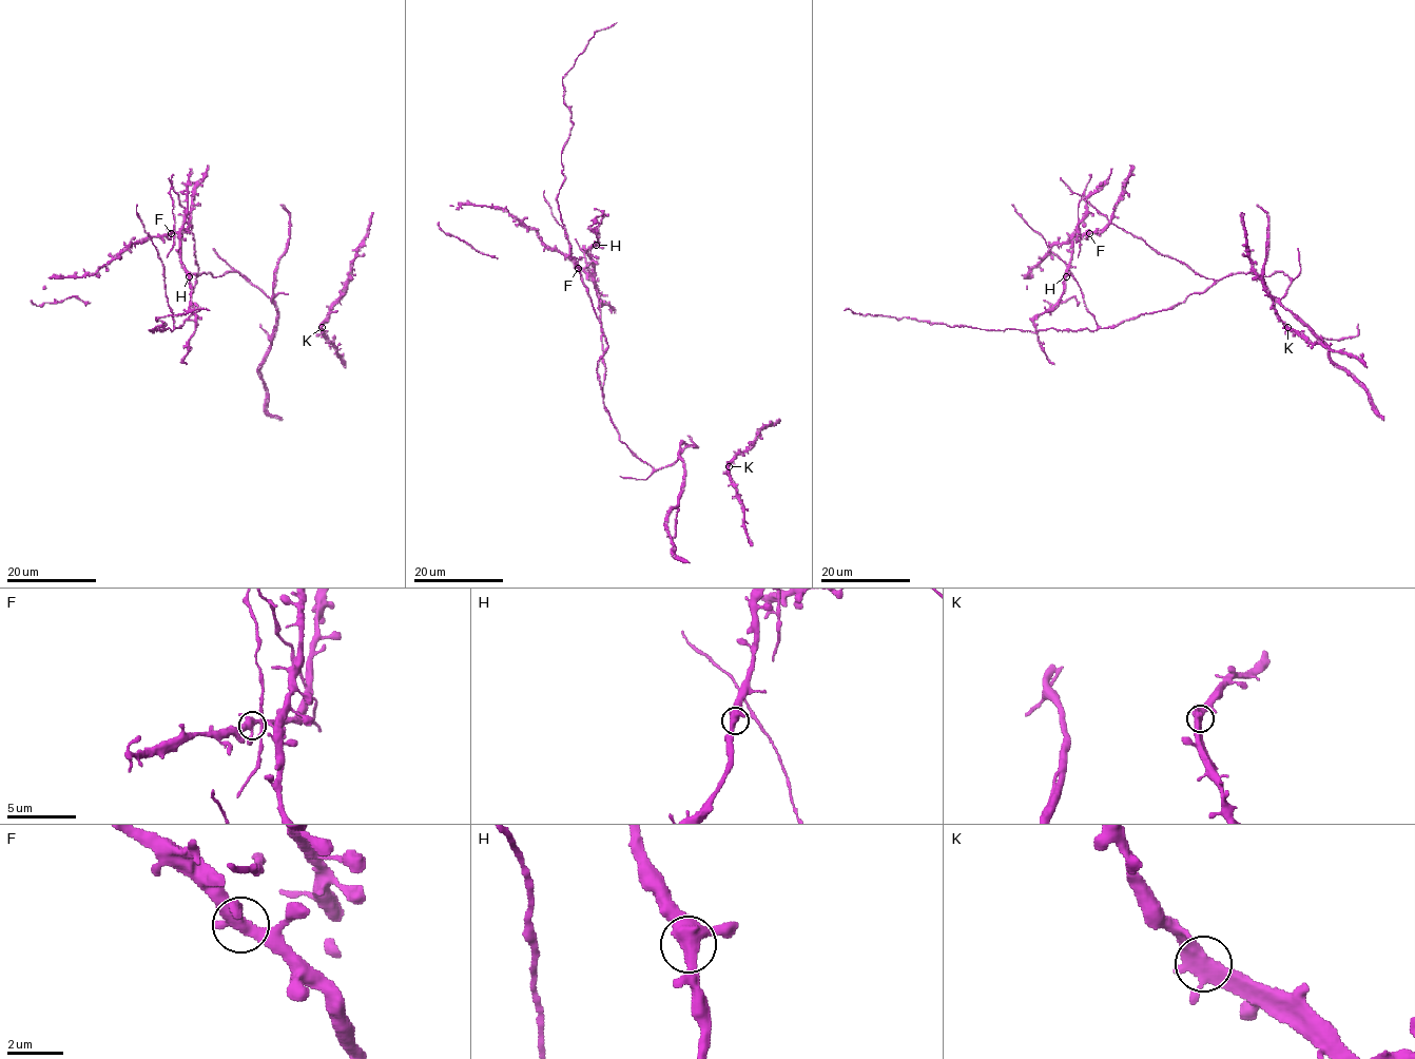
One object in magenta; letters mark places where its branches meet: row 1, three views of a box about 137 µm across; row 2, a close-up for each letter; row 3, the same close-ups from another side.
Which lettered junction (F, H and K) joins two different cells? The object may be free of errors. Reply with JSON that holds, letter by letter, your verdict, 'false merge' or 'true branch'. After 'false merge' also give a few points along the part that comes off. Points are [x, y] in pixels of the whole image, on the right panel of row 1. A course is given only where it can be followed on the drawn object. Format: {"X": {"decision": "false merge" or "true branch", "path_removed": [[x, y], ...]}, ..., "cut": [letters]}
{"F": {"decision": "true branch"}, "H": {"decision": "true branch"}, "K": {"decision": "true branch"}, "cut": []}

